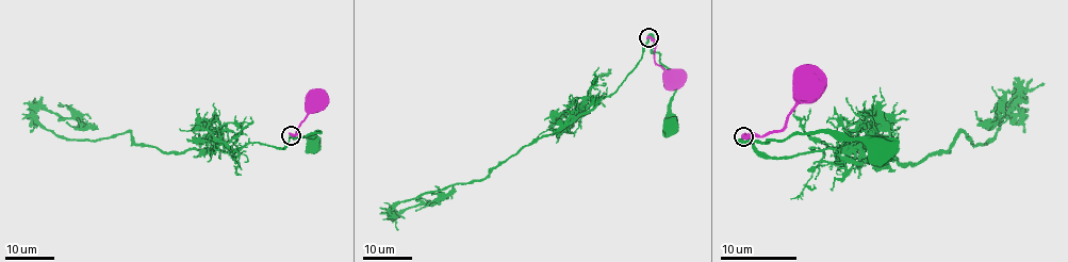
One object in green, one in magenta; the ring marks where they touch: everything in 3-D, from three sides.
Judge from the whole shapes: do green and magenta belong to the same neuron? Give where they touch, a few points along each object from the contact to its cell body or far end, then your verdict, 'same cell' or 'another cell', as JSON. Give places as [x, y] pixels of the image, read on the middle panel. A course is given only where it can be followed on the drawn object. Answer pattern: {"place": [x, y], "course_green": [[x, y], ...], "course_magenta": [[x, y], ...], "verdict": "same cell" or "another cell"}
{"place": [648, 37], "course_green": [[647, 36], [654, 39], [653, 51], [657, 52], [659, 61], [678, 76], [678, 86], [671, 102], [671, 124]], "course_magenta": [[648, 36], [655, 44], [654, 60], [664, 70], [671, 84], [675, 81]], "verdict": "another cell"}

